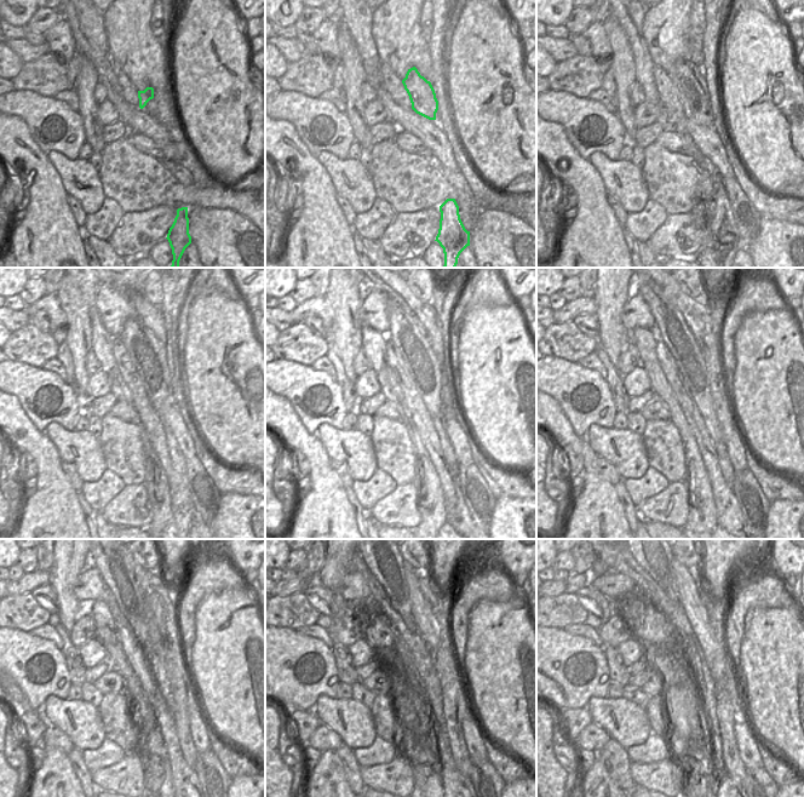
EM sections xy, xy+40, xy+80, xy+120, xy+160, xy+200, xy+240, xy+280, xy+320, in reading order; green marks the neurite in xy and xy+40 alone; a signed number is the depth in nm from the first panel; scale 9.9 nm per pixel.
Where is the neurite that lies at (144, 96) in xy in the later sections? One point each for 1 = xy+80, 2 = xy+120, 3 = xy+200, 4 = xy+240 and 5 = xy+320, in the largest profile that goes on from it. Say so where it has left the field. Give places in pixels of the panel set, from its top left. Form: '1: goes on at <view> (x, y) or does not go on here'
1: goes on at xy+80 (689, 81)
2: goes on at xy+120 (149, 357)
3: goes on at xy+200 (671, 328)
4: goes on at xy+240 (115, 563)
5: goes on at xy+320 (658, 563)

